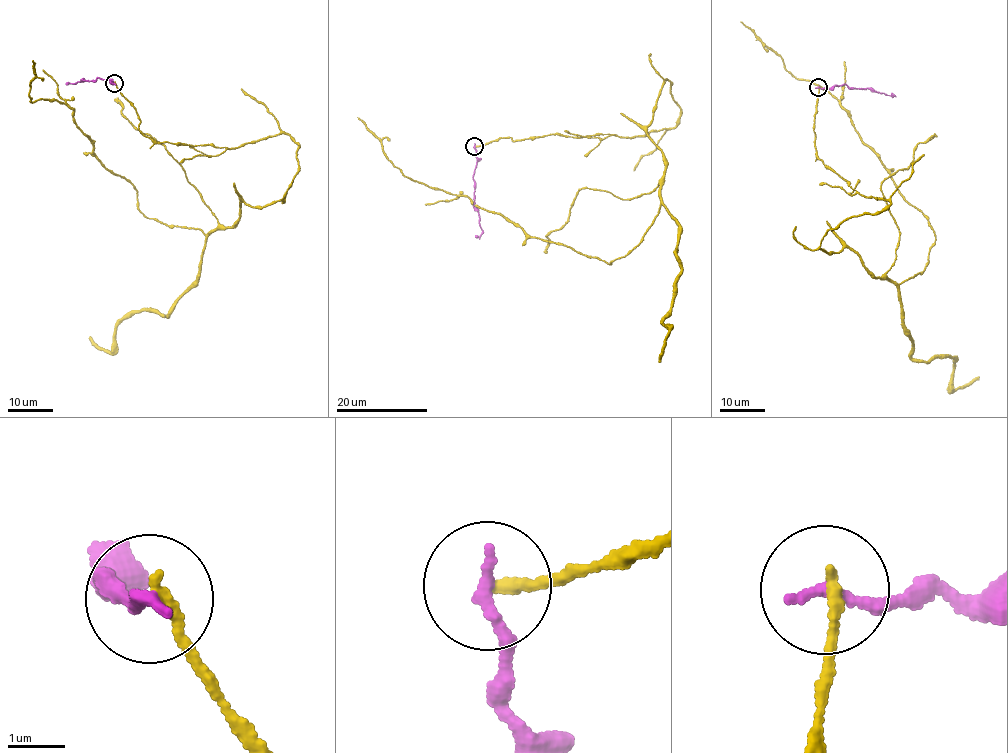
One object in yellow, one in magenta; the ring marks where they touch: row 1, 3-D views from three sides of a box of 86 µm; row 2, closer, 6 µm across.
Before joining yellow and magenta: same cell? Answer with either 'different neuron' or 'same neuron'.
different neuron

